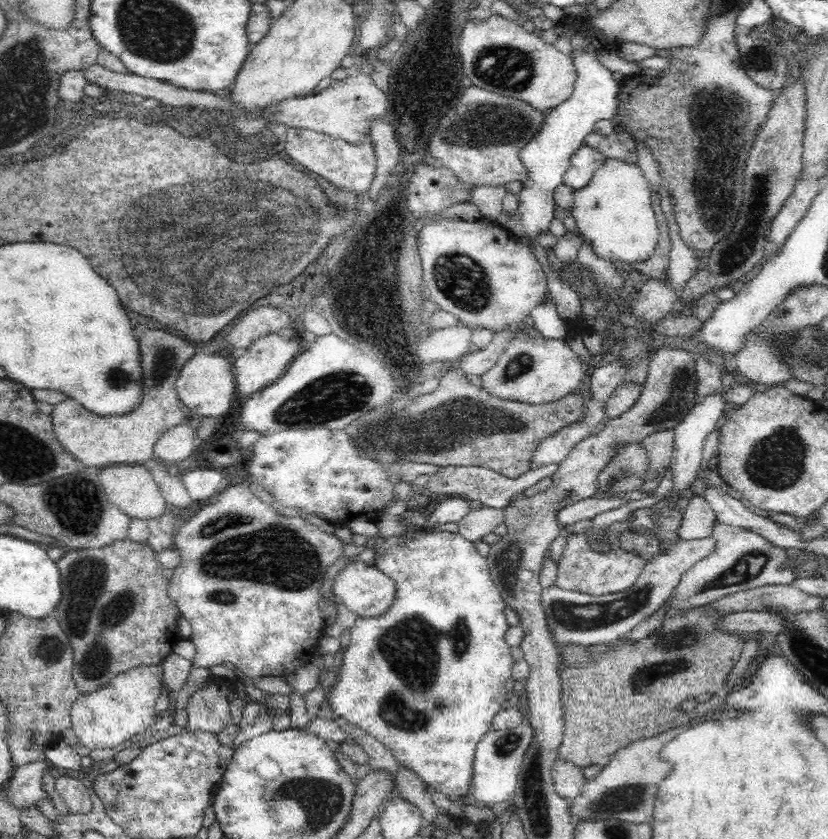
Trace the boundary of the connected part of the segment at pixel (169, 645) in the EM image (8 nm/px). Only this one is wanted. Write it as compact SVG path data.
M128 538L112 545L94 549L70 549L58 560L61 596L54 610L62 632L70 636L73 650L73 679L80 693L94 692L104 688L114 676L130 668L161 664L173 653L180 638L179 610L166 592L169 579L163 575L164 568L157 560L154 549L146 543L133 543Z

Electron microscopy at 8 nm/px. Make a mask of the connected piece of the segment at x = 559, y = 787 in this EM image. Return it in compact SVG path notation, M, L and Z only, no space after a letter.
M562 758L553 763L552 777L554 777L554 788L558 794L568 800L581 795L583 784L587 781L583 770Z

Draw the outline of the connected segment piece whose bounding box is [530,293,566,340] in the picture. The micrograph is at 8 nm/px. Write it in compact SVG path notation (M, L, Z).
M545 294L542 302L531 310L534 329L538 329L538 334L545 339L563 340L566 336L566 323L556 311L556 307L546 301L548 296L550 294Z

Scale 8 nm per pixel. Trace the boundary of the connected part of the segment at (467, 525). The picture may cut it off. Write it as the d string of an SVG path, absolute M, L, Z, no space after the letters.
M483 506L472 510L458 522L459 534L470 542L482 541L483 537L494 533L496 527L504 523L506 510Z

